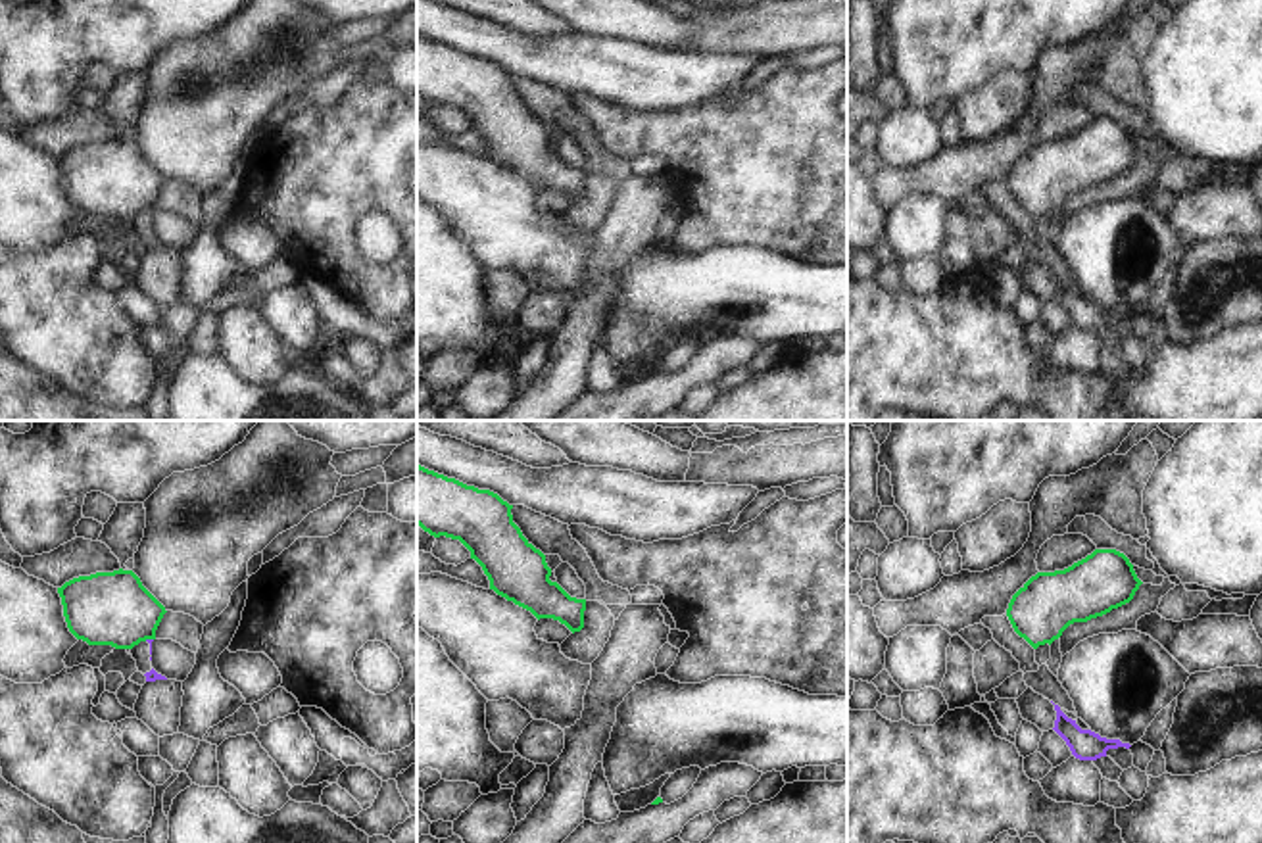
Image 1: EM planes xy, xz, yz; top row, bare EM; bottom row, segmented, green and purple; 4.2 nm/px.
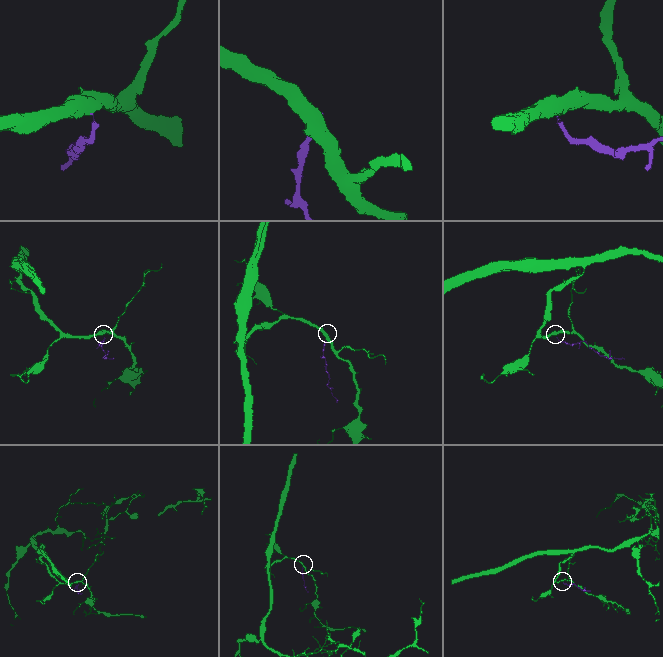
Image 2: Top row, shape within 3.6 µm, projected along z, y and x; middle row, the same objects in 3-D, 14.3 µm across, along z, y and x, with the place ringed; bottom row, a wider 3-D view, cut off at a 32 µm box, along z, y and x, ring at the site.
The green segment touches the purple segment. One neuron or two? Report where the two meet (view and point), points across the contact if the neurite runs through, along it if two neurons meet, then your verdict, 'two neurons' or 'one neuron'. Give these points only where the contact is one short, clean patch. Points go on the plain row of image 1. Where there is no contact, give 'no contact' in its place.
contact xy (148, 208); border xy (152, 208), (145, 210); two neurons

